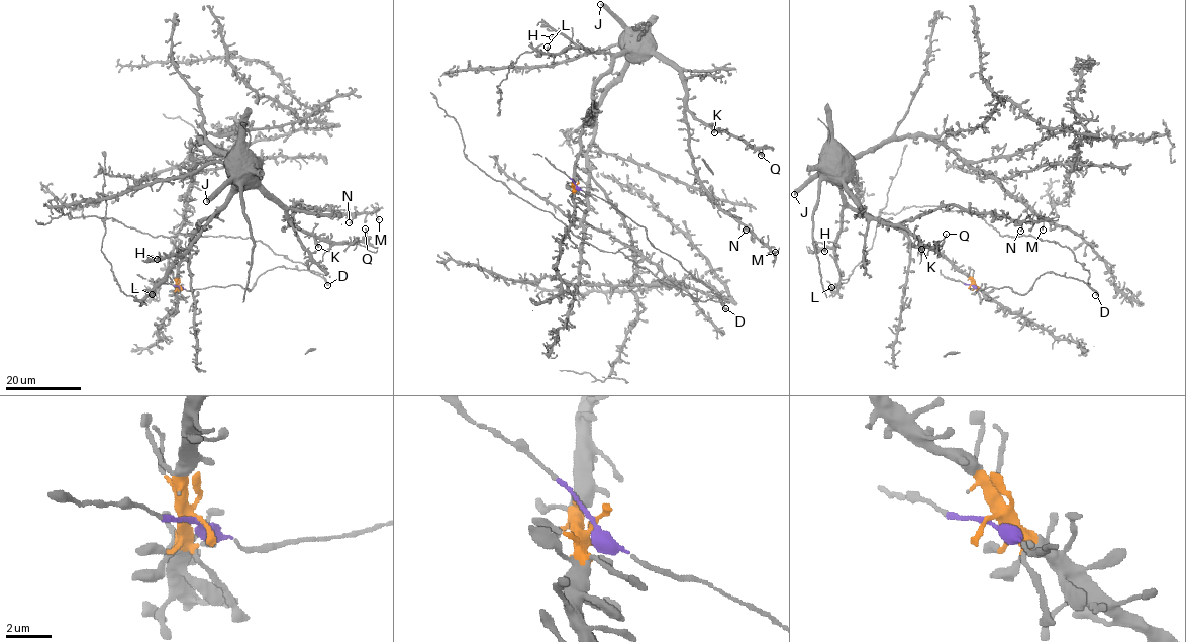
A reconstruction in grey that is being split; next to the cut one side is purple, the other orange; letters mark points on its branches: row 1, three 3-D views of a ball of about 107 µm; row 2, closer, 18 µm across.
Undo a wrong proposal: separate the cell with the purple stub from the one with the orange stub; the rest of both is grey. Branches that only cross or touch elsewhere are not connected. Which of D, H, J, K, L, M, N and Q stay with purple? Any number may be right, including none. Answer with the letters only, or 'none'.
D

